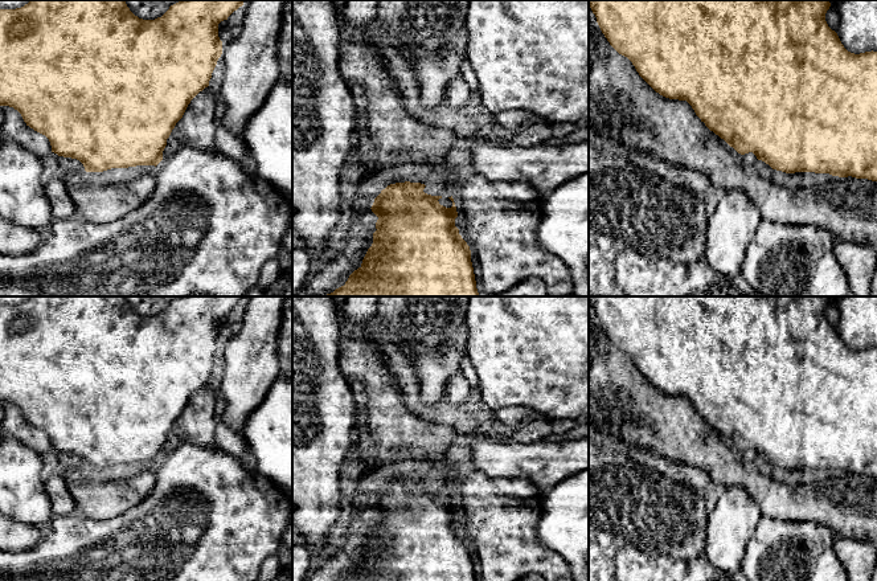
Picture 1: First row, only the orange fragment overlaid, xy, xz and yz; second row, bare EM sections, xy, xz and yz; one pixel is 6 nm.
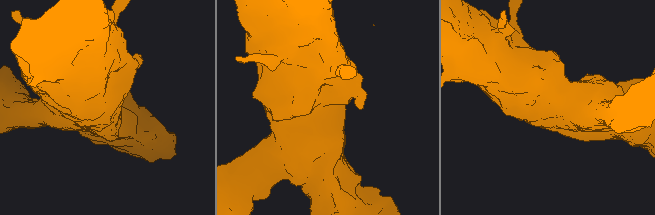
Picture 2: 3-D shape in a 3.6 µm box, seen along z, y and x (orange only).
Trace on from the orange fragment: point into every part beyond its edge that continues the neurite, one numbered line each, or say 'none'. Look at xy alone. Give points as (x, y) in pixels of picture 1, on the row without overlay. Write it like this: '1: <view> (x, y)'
none

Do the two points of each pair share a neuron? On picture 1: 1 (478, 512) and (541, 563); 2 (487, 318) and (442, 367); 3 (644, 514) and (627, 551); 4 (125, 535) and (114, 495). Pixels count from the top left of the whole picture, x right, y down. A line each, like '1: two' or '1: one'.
1: one
2: two
3: two
4: two

